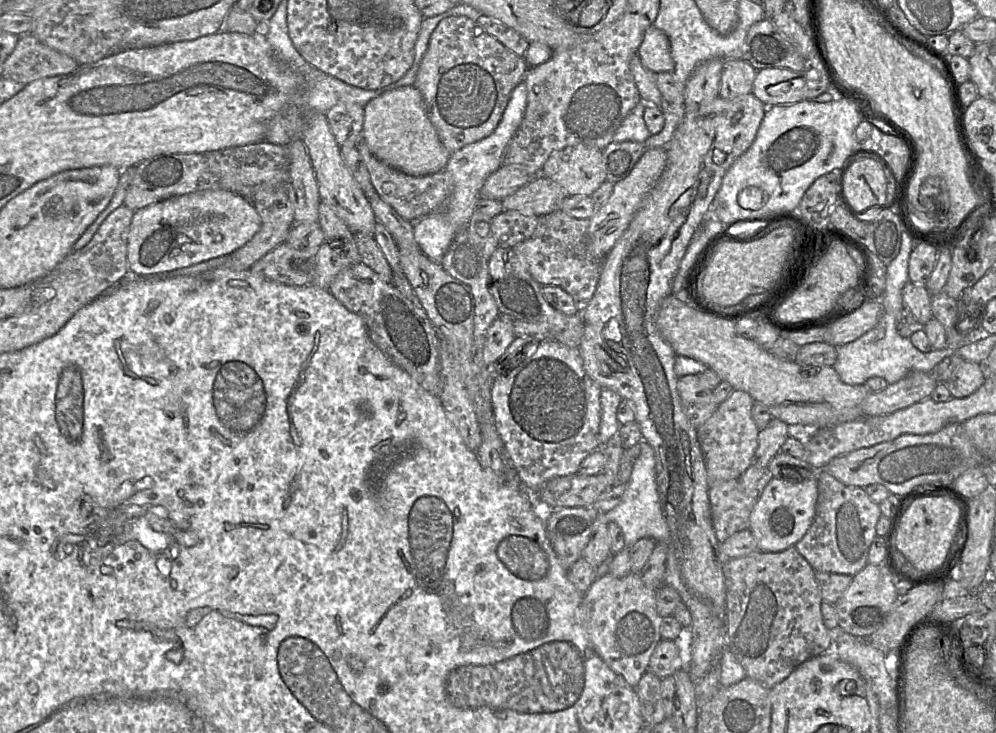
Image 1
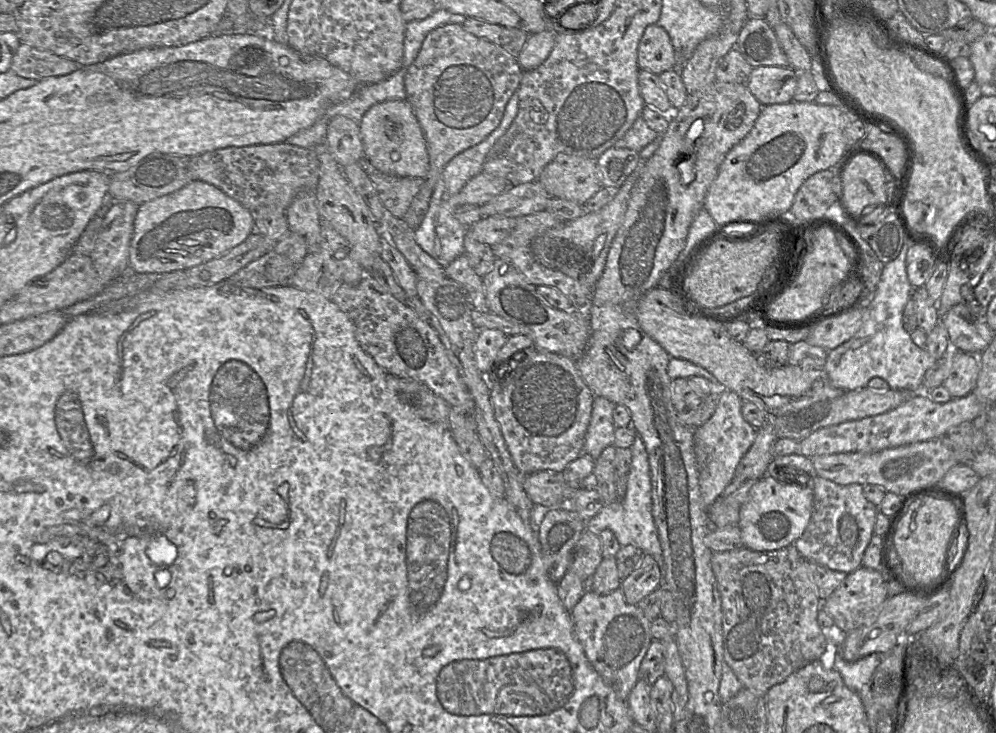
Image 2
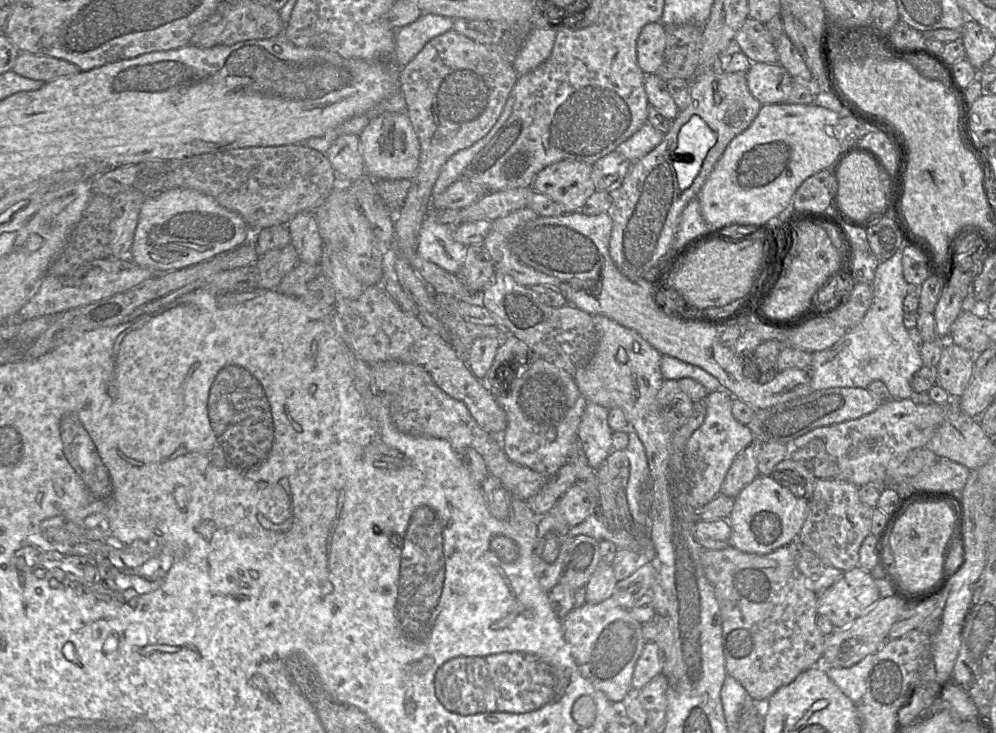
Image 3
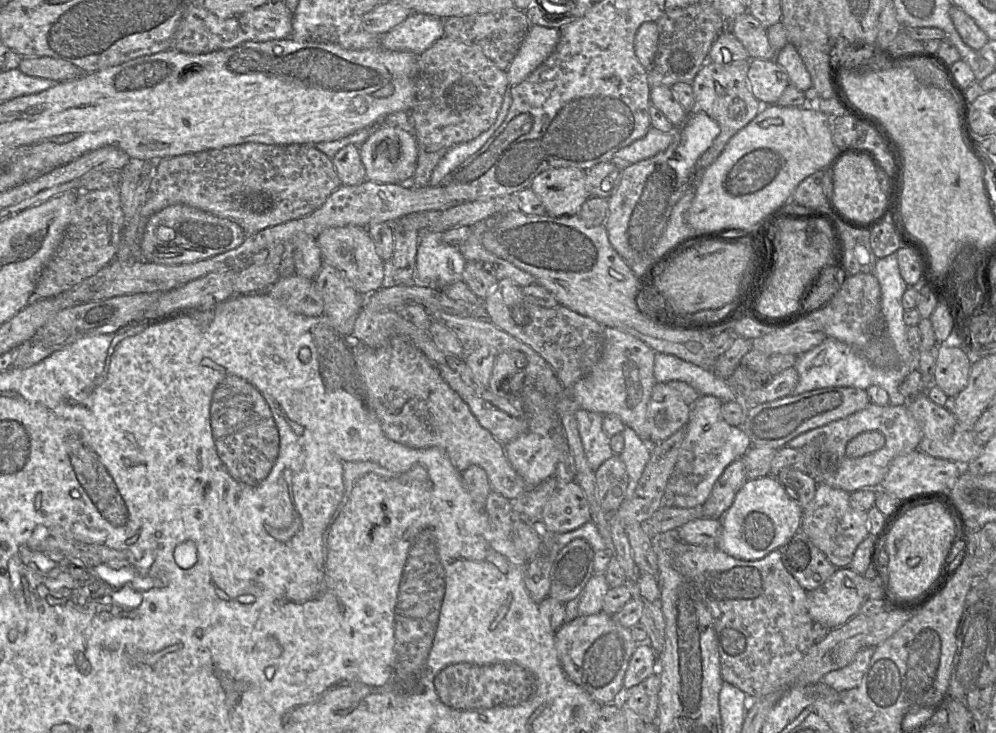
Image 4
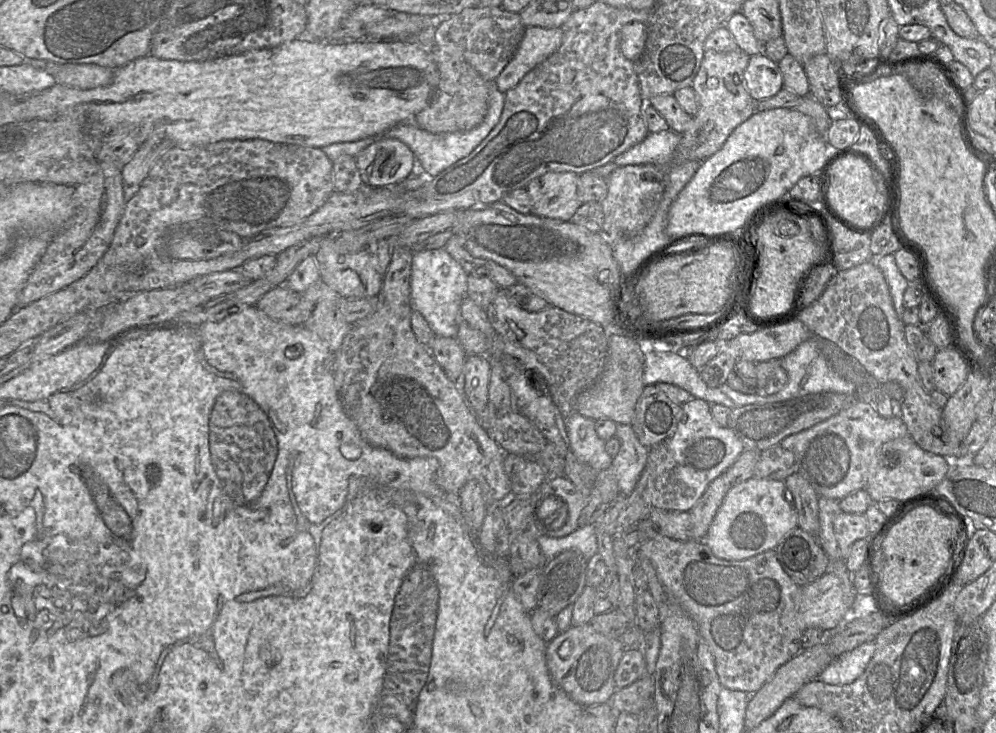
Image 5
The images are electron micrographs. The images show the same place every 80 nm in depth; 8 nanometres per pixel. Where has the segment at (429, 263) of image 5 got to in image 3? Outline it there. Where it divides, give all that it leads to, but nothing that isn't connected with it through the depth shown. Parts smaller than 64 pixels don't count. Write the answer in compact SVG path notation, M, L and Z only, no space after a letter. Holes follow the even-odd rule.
M429 210L419 234L418 254L442 269L458 275L463 267L467 247L454 239L454 225L440 223L436 210Z

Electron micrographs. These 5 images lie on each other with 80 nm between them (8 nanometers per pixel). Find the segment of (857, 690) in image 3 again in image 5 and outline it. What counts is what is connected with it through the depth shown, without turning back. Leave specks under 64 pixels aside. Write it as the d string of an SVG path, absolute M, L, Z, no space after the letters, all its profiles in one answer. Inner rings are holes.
M874 641L865 642L834 658L816 679L830 685L851 684L863 674L874 651Z

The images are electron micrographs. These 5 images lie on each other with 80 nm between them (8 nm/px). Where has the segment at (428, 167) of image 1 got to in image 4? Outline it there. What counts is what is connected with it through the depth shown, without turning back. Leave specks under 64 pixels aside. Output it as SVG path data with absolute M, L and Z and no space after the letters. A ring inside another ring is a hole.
M382 126L360 146L360 157L367 180L382 184L403 184L411 181L415 173L418 144L415 135L396 126Z

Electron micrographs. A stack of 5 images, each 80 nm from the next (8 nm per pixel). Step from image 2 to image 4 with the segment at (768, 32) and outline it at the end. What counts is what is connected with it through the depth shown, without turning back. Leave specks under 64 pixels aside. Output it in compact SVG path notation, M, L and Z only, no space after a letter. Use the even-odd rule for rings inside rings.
M745 12L731 23L730 31L741 42L750 59L773 60L776 53L770 47L767 29L748 12Z

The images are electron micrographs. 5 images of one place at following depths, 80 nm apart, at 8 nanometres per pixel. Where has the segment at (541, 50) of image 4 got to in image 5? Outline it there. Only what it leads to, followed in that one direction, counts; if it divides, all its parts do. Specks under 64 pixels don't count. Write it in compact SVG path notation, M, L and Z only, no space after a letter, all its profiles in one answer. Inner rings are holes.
M526 27L516 54L495 79L496 87L503 93L514 88L528 72L557 51L562 39L561 27Z

